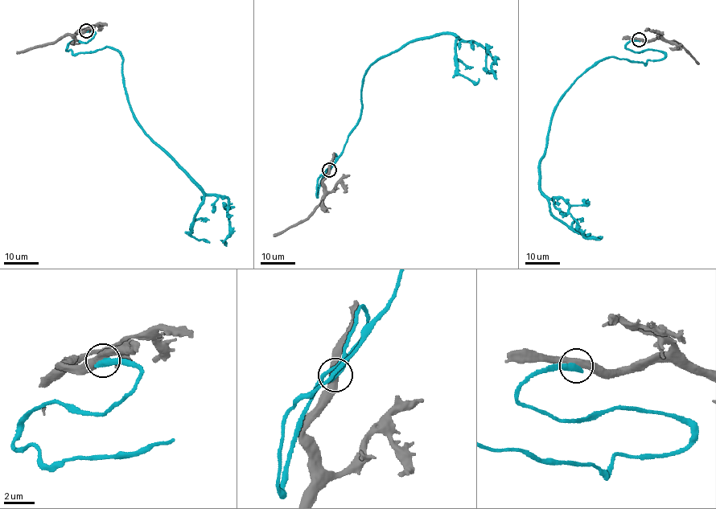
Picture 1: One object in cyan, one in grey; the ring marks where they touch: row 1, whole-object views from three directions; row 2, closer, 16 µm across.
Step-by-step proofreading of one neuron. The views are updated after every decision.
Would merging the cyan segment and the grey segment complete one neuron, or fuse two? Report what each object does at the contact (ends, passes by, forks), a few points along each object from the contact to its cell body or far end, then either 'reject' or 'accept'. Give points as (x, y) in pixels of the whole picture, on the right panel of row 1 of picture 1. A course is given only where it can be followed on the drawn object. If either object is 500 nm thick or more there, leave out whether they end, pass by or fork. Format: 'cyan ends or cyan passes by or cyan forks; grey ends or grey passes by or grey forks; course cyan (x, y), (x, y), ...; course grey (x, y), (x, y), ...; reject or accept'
course cyan (639, 39), (625, 47), (663, 58), (594, 63), (556, 108), (540, 162), (541, 190), (600, 239); course grey (639, 39), (659, 39), (680, 43), (698, 63); reject

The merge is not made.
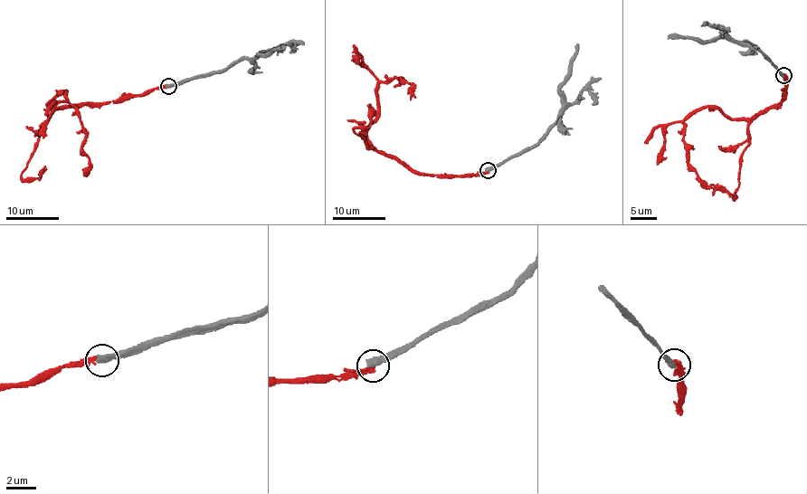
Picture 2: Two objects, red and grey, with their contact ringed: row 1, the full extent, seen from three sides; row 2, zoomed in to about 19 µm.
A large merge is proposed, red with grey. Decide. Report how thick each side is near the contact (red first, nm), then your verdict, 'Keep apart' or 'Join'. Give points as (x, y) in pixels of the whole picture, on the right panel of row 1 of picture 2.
Thickness 320 nm (red) against 480 nm. Keep apart

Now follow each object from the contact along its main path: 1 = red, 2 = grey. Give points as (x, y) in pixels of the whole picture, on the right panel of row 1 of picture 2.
1: (783, 75), (782, 99), (754, 118), (727, 118), (716, 108), (699, 108), (683, 122), (689, 166), (713, 184)
2: (783, 75), (752, 44), (727, 39), (713, 38), (710, 41), (668, 38)

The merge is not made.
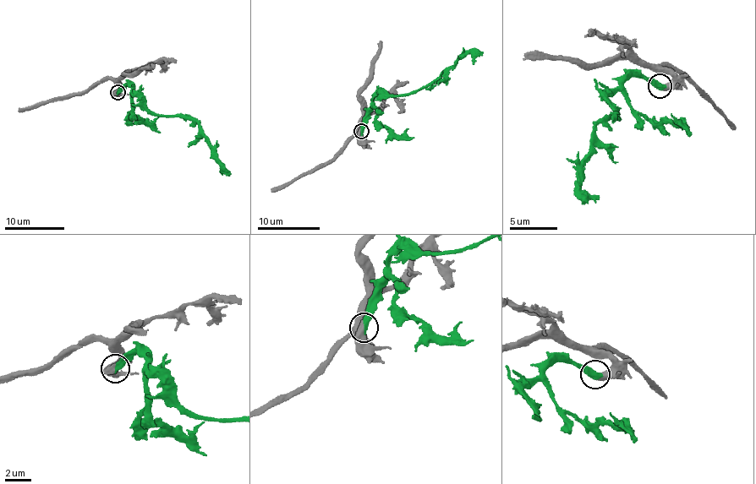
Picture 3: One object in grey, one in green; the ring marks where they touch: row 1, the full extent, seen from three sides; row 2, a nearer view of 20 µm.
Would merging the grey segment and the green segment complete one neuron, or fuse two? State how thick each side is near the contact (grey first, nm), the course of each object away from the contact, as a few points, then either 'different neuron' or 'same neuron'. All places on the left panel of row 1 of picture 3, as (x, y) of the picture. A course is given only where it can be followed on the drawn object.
550 nm thick on the grey side, 500 nm on the other; grey runs (117, 91), (118, 87), (112, 80), (101, 79), (78, 94), (52, 98), (18, 111); green runs (117, 91), (126, 84), (153, 113), (189, 116), (198, 122), (199, 134), (211, 149), (211, 157), (229, 175); same neuron

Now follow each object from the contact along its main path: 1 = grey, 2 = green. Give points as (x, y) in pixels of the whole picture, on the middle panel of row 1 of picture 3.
1: (361, 131), (363, 139), (354, 136), (325, 162), (271, 191)
2: (361, 131), (366, 111), (380, 93), (397, 95), (425, 88), (461, 57), (468, 54), (482, 55)

